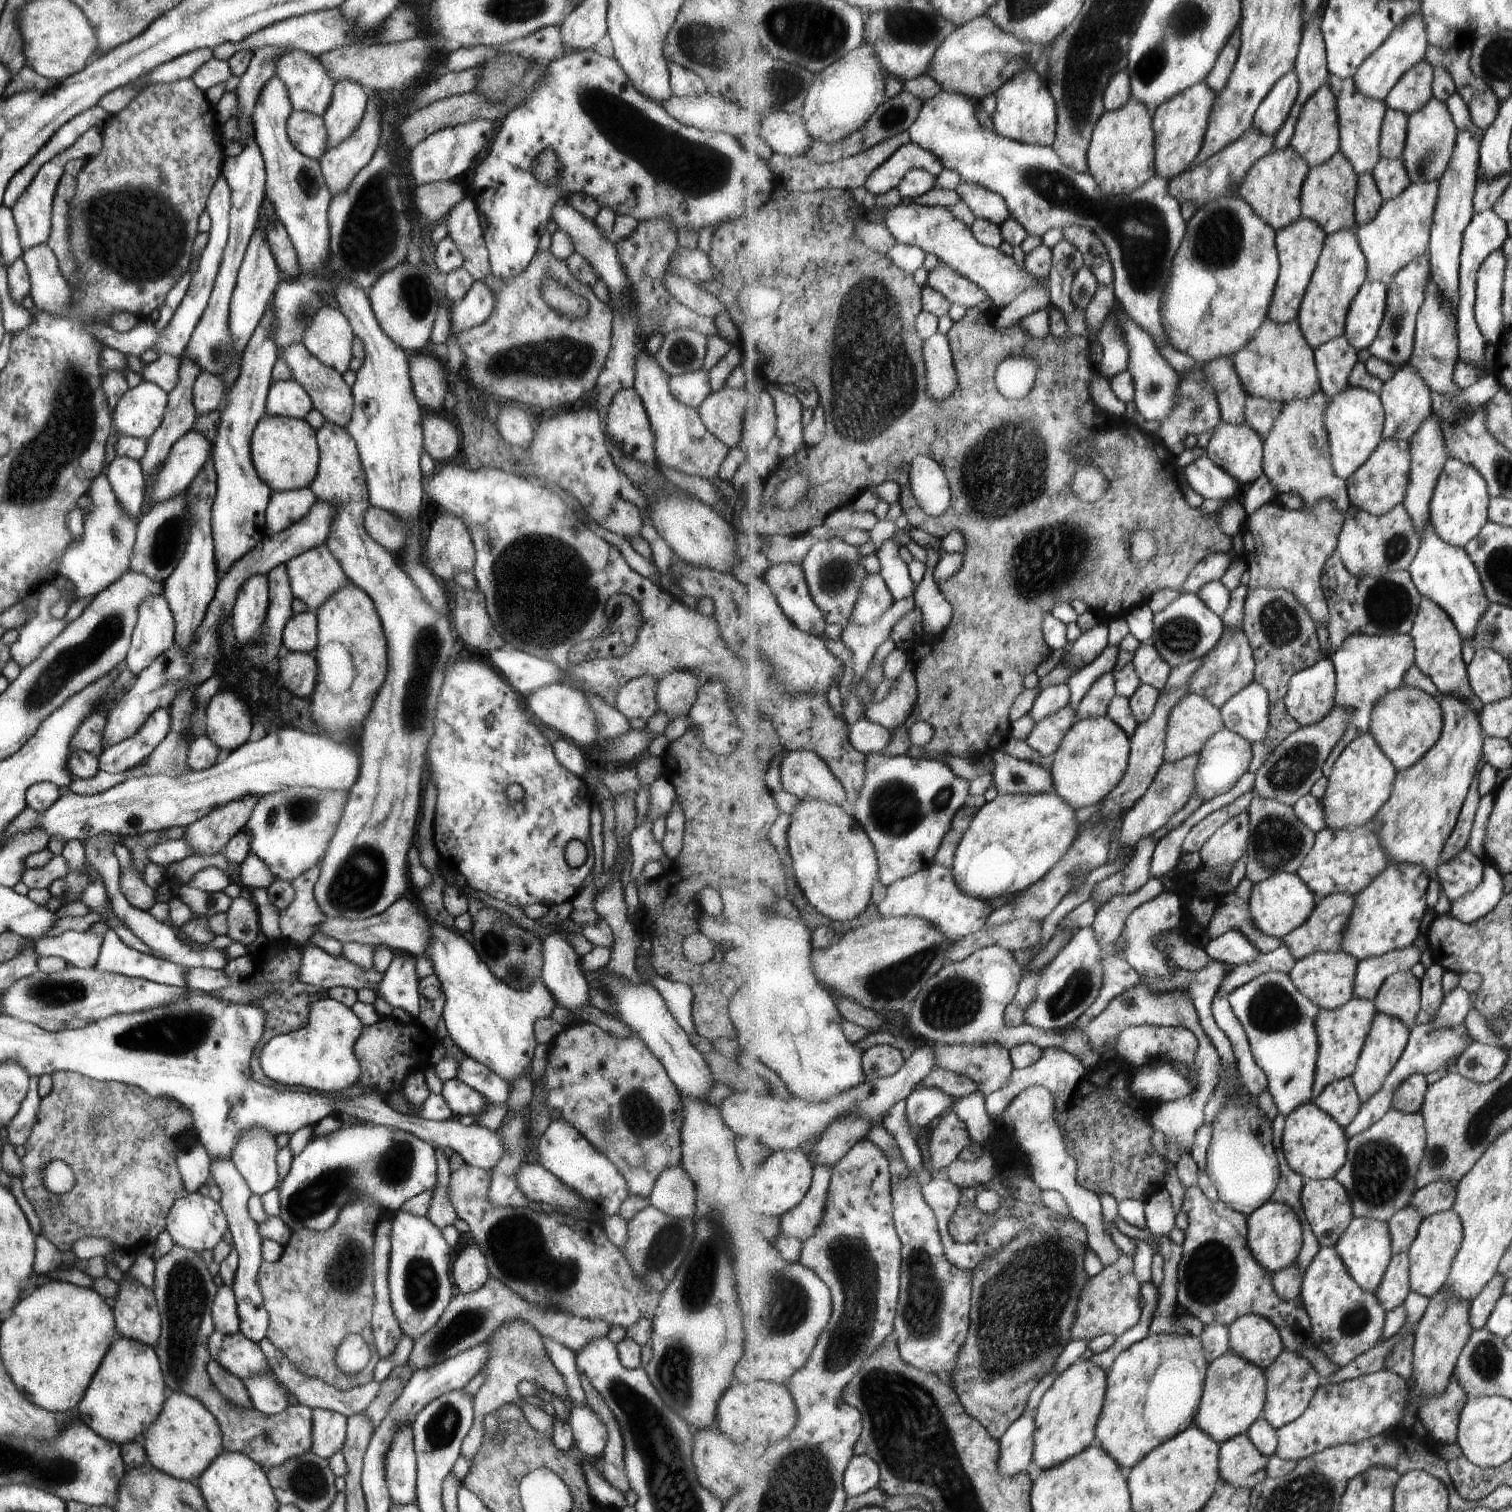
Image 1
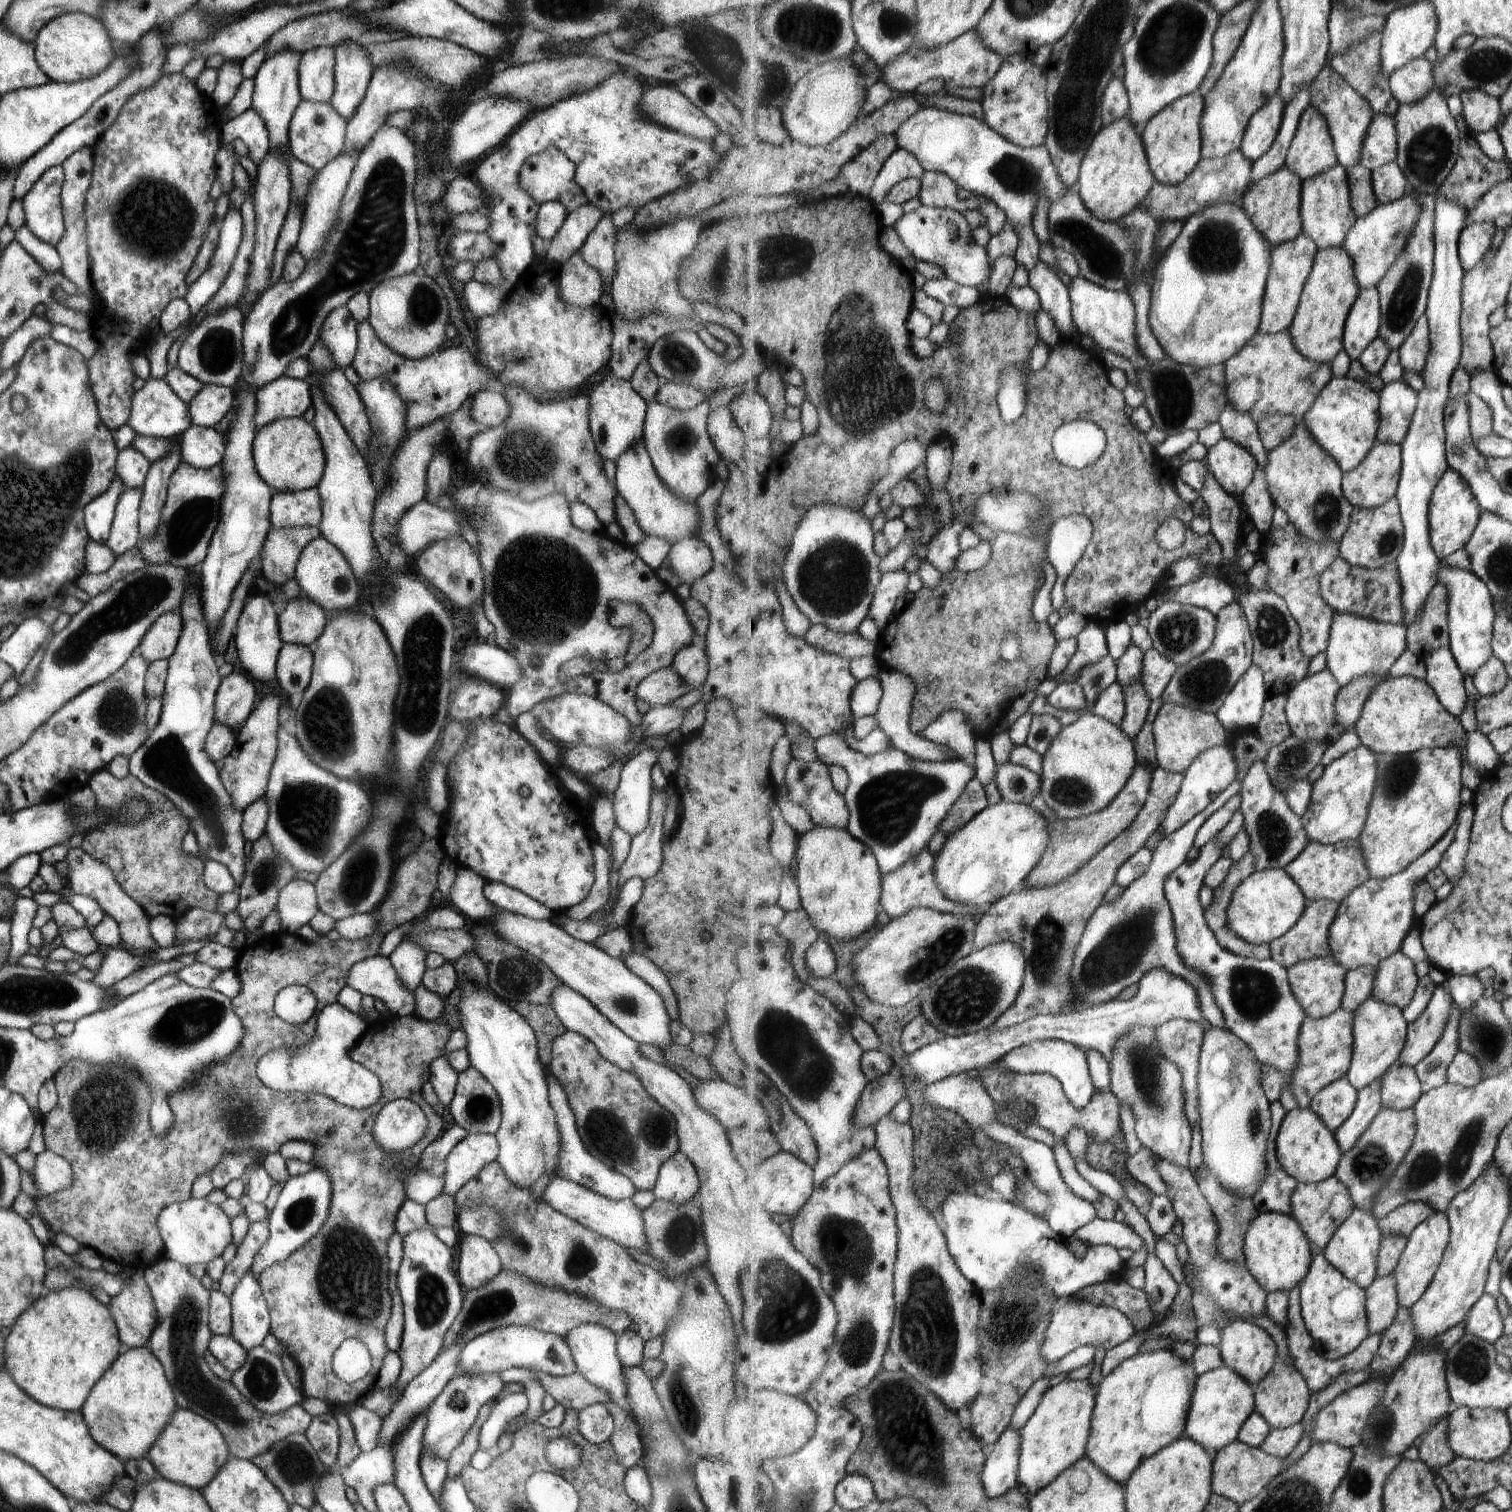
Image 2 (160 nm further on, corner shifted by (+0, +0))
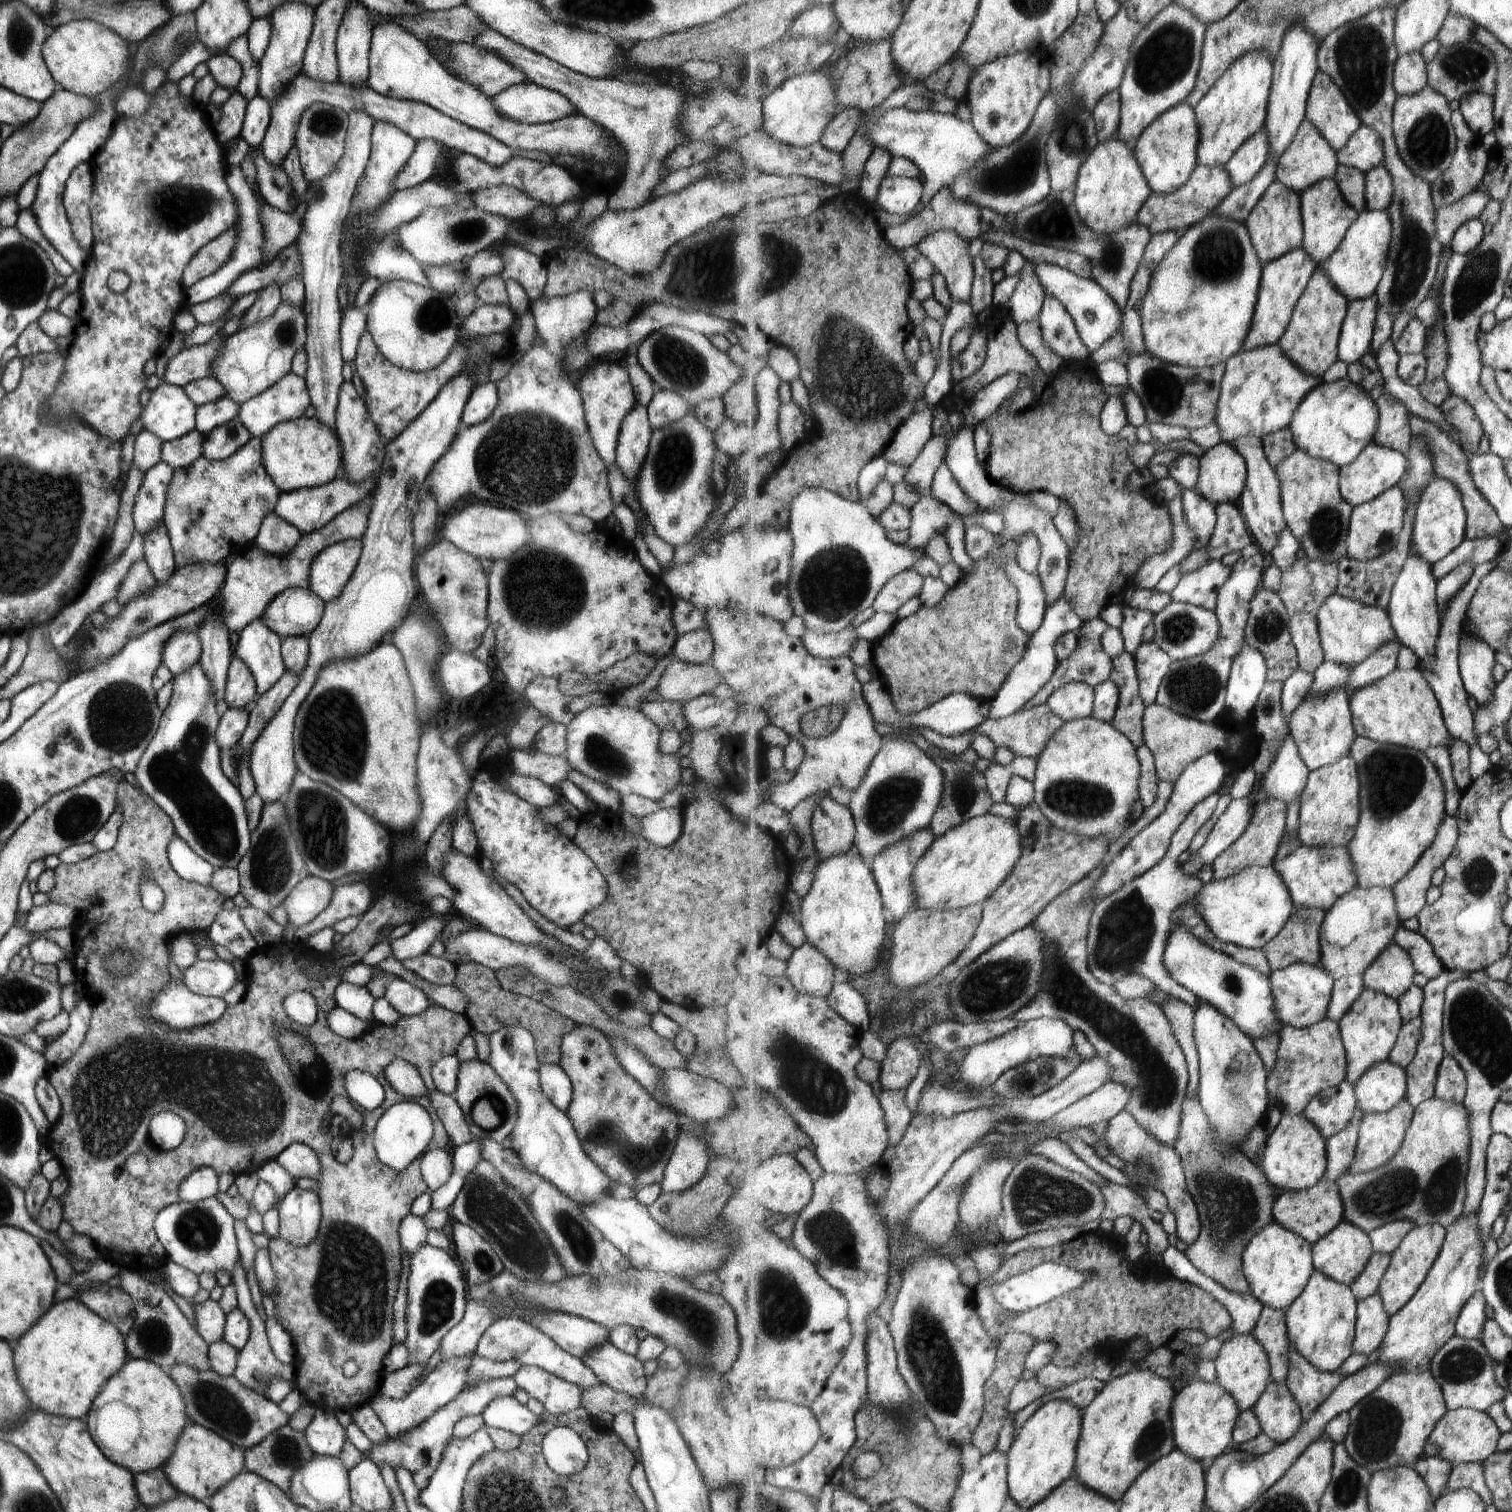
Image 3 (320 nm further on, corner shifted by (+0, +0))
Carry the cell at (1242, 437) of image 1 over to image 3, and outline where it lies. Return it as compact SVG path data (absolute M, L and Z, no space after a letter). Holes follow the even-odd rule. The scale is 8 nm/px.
M1221 442L1205 451L1200 458L1199 494L1217 505L1234 502L1238 505L1247 481L1243 456L1229 442Z

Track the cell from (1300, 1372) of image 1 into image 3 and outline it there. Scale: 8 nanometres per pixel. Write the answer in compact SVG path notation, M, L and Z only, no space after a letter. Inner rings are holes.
M1274 1379L1253 1410L1261 1422L1263 1433L1275 1438L1277 1445L1294 1438L1305 1422L1301 1406L1288 1384L1279 1384Z

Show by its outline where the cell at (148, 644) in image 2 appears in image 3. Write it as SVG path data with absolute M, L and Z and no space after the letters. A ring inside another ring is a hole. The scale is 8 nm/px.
M173 632L161 648L161 665L171 672L172 676L183 672L191 664L199 661L201 646L193 632Z

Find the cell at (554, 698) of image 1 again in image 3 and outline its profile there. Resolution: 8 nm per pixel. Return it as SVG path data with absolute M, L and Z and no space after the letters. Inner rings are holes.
M614 702L604 706L589 706L575 714L569 724L565 724L565 758L573 771L581 772L583 776L597 780L615 792L619 792L621 797L629 794L636 794L643 798L657 801L667 792L670 792L680 784L680 772L678 759L671 754L661 754L657 750L657 740L660 734L659 728L644 716L640 710L631 710L616 705Z

